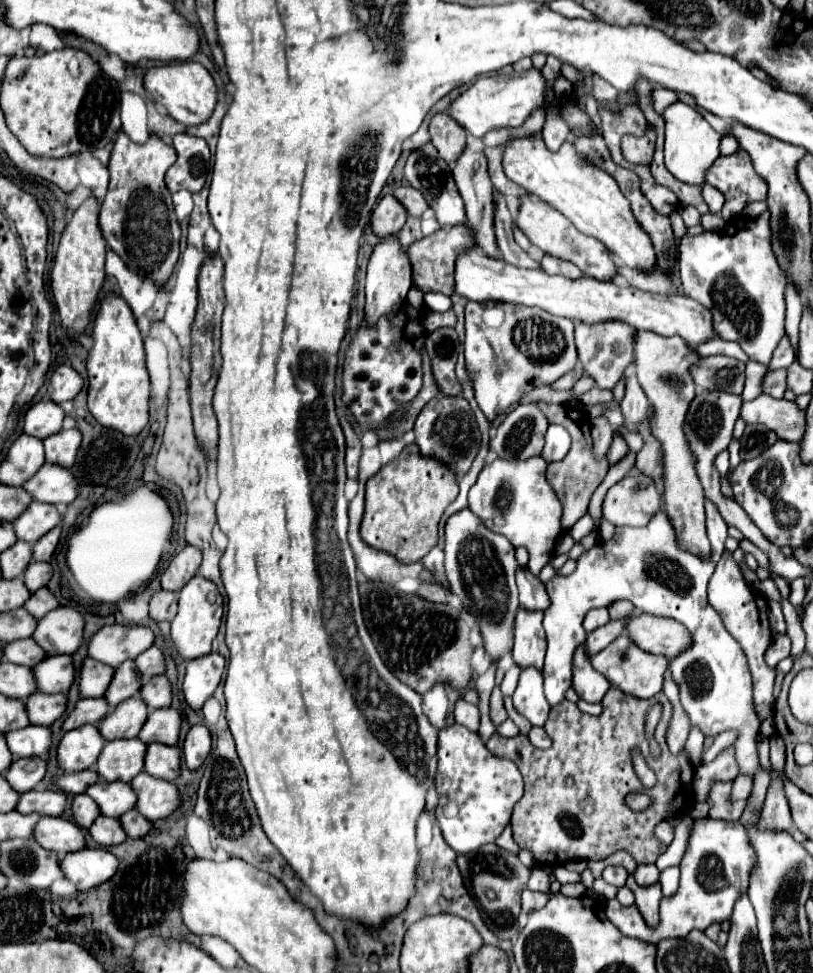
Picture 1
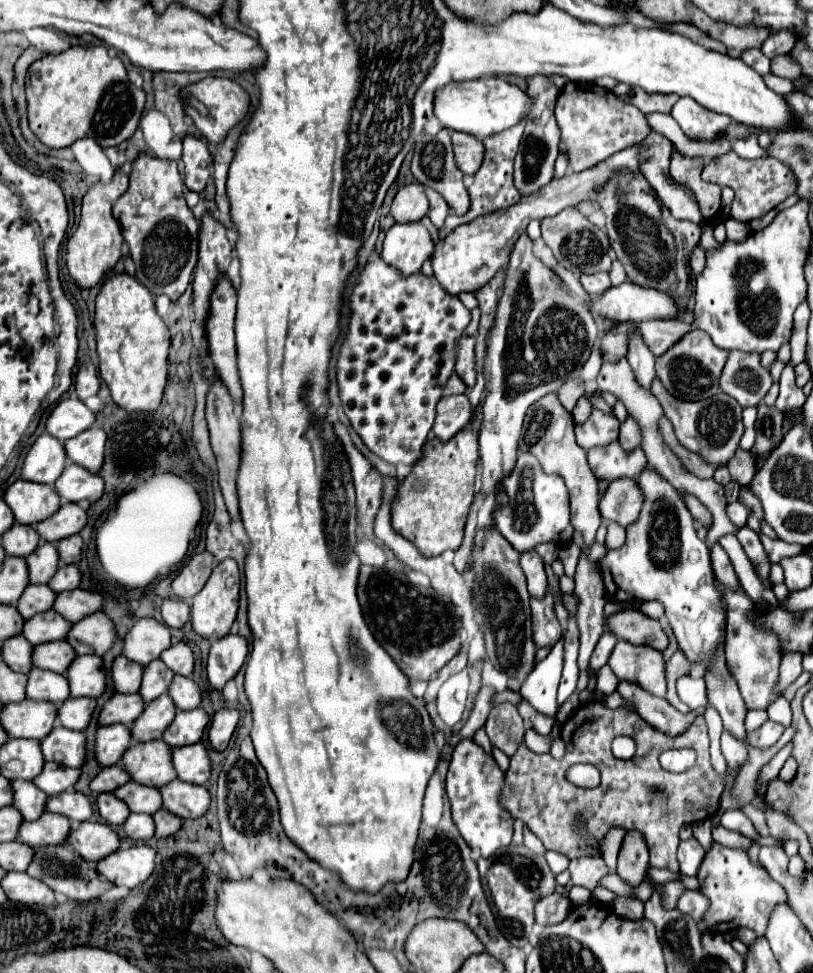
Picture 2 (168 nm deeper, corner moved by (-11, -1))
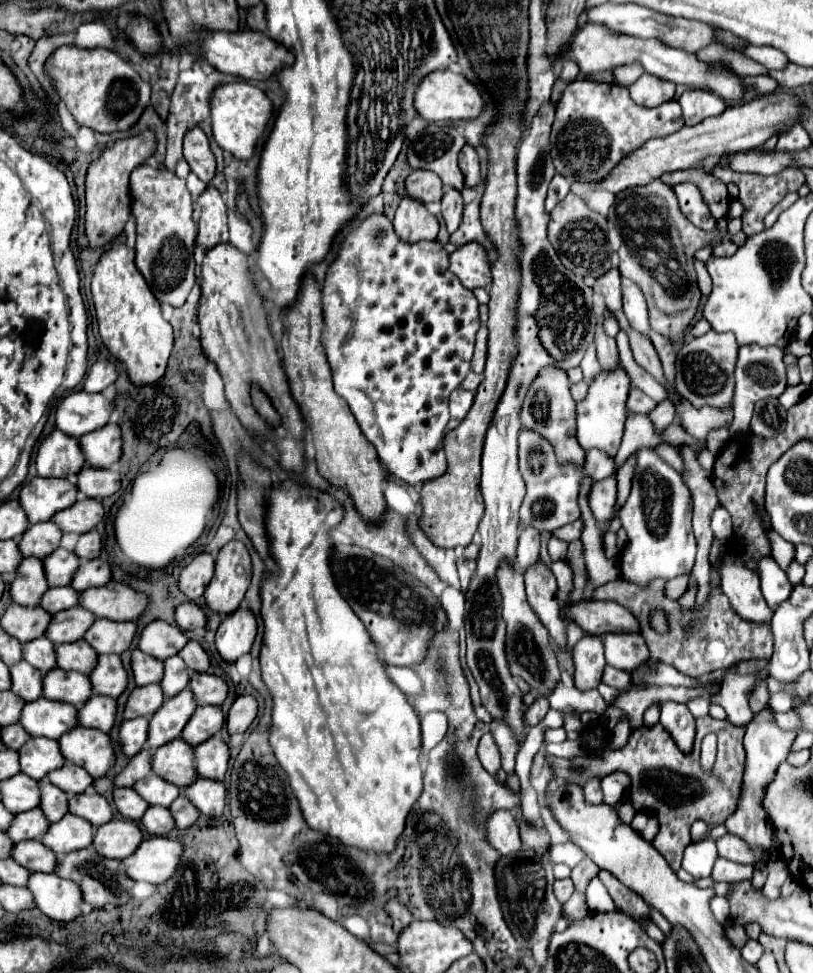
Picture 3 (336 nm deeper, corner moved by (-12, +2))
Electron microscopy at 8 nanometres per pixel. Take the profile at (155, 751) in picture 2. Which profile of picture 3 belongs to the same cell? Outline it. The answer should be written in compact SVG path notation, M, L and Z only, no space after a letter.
M182 737L170 741L168 745L162 745L154 751L152 769L158 777L180 785L180 789L186 789L188 785L198 779L196 763L194 763L194 747L188 745Z

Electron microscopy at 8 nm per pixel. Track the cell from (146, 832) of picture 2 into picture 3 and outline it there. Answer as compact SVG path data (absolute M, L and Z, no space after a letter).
M150 807L142 817L142 825L152 835L168 835L176 829L176 823L168 807Z

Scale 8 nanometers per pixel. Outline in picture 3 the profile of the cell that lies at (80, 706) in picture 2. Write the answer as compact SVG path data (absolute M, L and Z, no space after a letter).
M92 695L88 703L78 711L78 721L84 727L110 733L110 729L116 723L116 711L118 711L118 701L114 697Z

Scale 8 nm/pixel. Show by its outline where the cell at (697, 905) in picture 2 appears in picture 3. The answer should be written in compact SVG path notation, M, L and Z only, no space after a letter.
M714 897L714 901L710 903L710 909L712 909L712 913L716 915L716 919L720 923L728 921L728 917L730 917L730 903L728 903L726 897Z

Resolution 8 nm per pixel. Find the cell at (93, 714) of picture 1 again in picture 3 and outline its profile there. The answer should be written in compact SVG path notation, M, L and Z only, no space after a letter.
M158 683L136 687L126 703L124 719L134 719L140 715L154 715L164 703L164 693Z

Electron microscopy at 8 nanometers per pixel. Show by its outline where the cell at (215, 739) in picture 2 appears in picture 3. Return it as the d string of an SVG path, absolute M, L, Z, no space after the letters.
M240 695L230 707L230 713L226 719L228 733L230 735L244 733L256 719L256 713L258 713L258 701L252 695Z

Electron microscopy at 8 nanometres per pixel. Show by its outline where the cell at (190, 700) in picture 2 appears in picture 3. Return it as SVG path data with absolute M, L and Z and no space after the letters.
M192 673L190 689L198 705L222 705L228 697L228 683L214 673Z

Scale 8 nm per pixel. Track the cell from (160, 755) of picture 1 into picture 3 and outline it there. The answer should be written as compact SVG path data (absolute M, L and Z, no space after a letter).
M220 735L210 737L208 741L200 743L196 749L196 769L200 777L222 781L228 771L230 761L230 747L220 739Z

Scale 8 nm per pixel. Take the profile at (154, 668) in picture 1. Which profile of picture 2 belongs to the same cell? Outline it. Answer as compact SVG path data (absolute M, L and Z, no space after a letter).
M177 642L177 644L169 646L169 648L161 654L161 662L163 662L169 670L173 670L175 674L191 676L195 658L193 658L193 652L191 652L191 648L189 648L187 644Z

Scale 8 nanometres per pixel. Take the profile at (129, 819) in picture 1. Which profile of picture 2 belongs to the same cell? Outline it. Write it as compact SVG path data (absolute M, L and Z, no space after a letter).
M157 810L153 814L153 822L155 822L155 836L157 838L171 836L181 826L181 818L177 818L177 816L173 816L173 814L165 812L165 810Z

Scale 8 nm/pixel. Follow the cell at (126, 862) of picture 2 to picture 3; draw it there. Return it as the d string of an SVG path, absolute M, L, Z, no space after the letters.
M150 837L122 861L126 873L134 881L166 883L178 869L182 859L182 843L168 837Z

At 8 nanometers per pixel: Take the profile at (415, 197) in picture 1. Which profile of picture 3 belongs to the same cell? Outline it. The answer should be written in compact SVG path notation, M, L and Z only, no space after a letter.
M448 187L442 197L442 217L444 217L450 233L454 233L458 229L458 225L462 221L462 209L464 209L462 193L458 189Z

